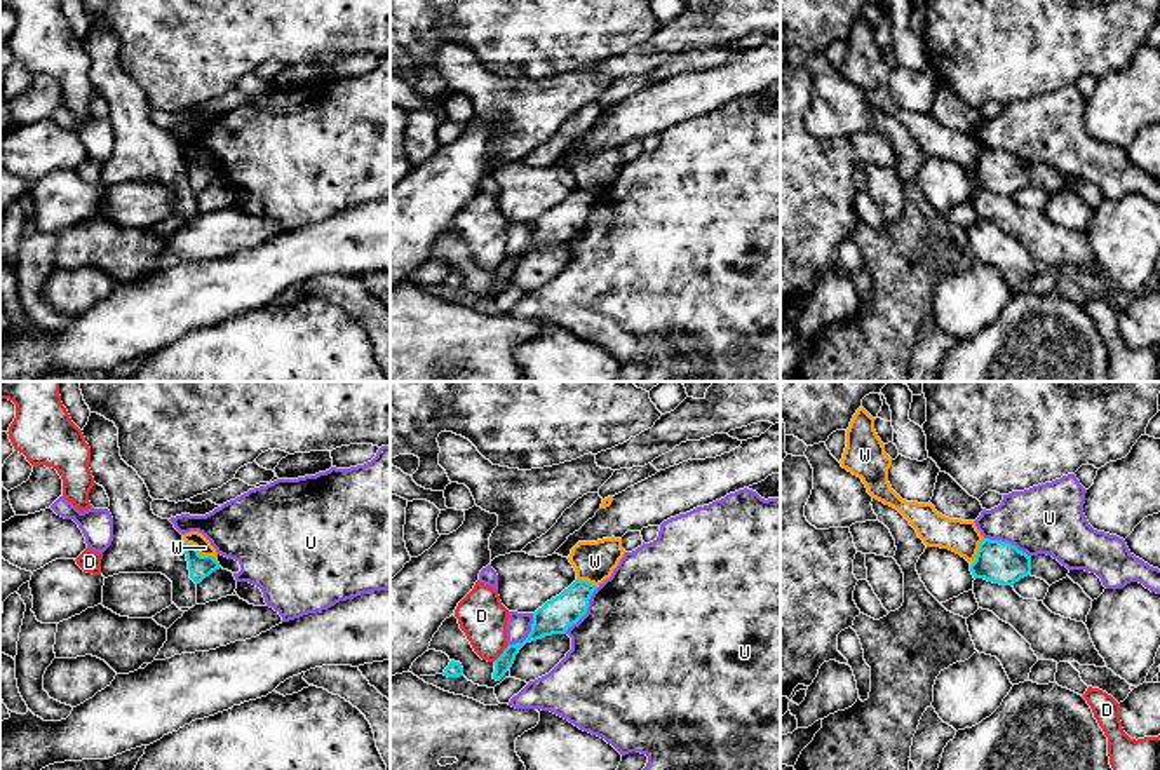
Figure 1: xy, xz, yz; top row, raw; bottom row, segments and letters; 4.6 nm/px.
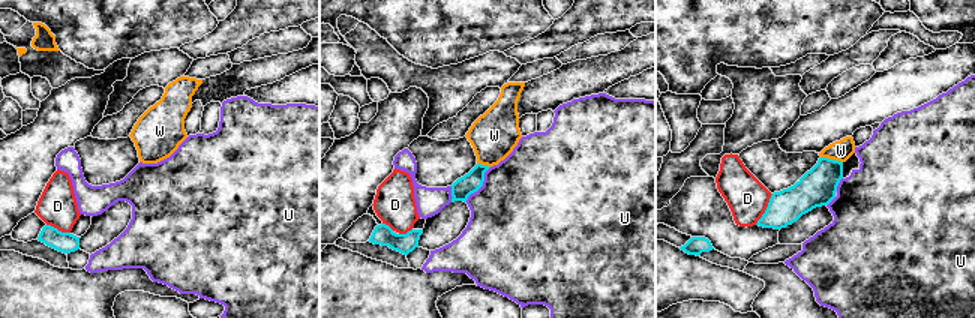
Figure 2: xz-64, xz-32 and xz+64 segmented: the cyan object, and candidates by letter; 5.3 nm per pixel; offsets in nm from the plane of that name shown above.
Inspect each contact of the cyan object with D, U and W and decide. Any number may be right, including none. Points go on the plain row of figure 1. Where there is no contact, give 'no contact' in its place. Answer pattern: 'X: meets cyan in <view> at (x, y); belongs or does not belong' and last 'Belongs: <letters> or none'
D: meets cyan in xz at (502, 263); does not belong
U: meets cyan in xz at (586, 220); does not belong
W: meets cyan in xy at (199, 164); does not belong
Belongs: none

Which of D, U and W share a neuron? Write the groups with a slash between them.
D / U / W

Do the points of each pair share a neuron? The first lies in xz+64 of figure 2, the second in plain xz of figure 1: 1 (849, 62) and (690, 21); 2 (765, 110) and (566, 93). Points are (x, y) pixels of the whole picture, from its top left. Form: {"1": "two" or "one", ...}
{"1": "one", "2": "one"}

